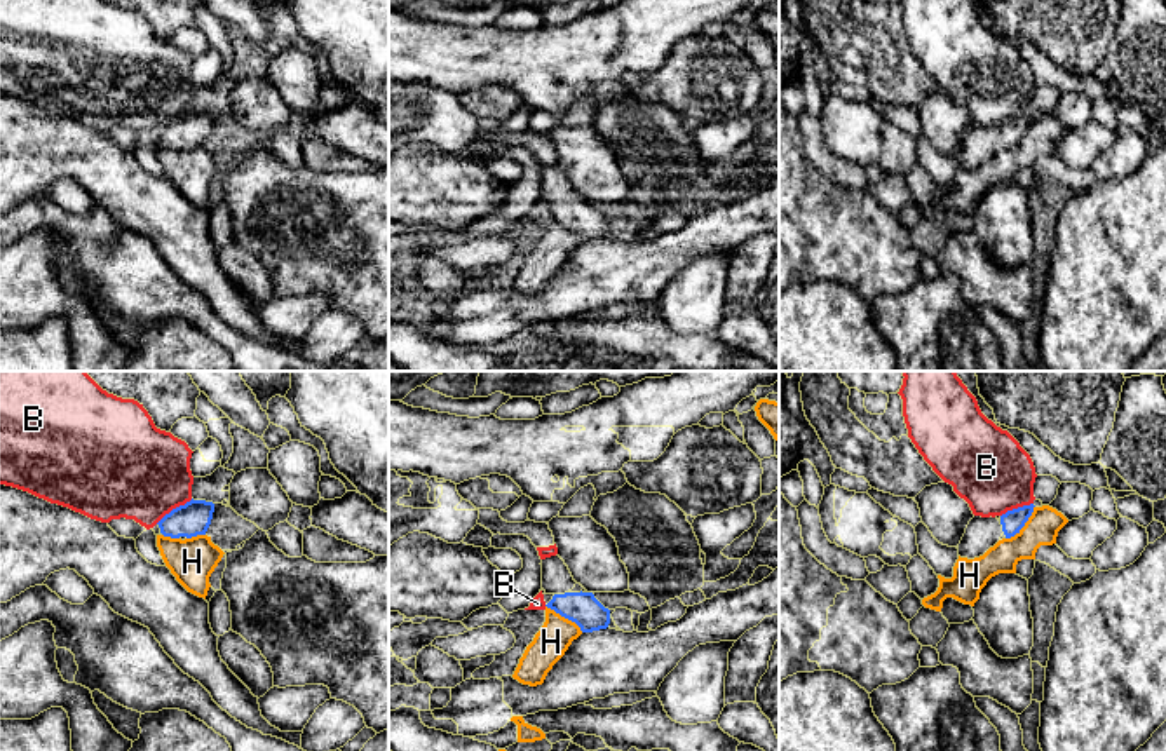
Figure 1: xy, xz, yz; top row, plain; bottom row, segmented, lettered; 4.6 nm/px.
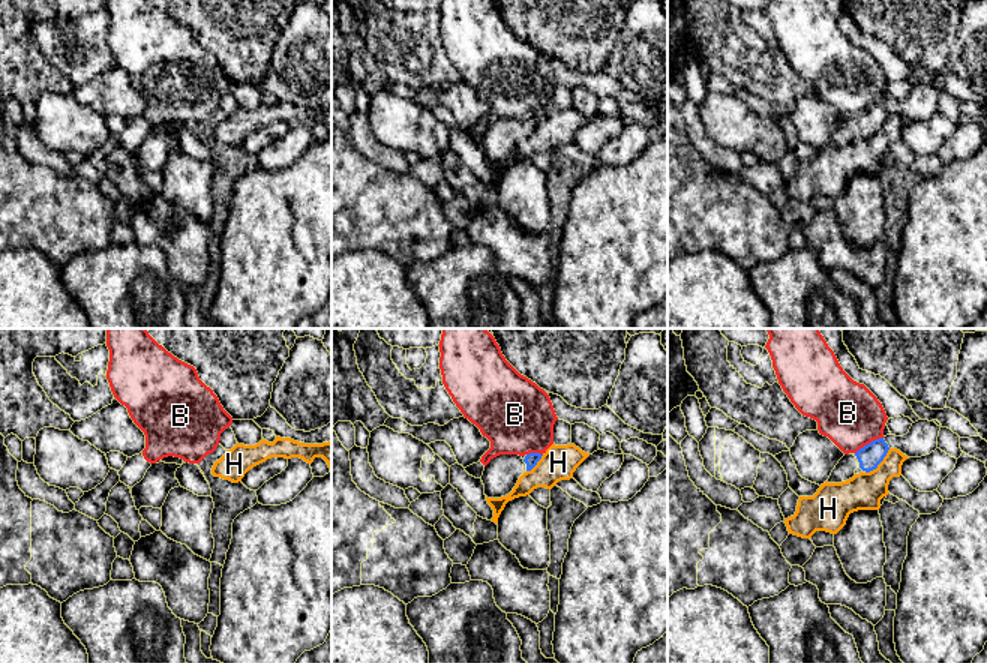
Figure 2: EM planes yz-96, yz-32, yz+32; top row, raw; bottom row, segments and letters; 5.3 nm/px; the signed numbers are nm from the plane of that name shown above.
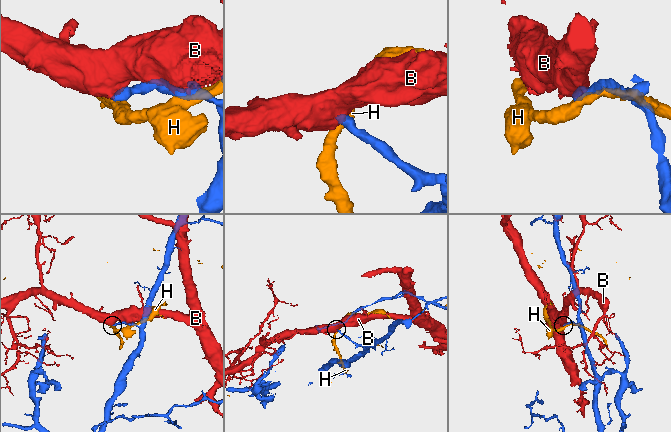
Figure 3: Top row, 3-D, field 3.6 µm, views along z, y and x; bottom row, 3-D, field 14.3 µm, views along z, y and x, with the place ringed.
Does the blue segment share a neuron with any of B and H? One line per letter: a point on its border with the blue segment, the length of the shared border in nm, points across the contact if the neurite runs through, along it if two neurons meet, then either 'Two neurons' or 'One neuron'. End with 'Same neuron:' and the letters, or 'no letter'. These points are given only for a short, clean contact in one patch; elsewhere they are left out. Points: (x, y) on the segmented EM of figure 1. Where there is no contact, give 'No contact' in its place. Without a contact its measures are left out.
B: Touches blue at xy (173, 509). Shared border 200 nm. Two neurons
H: Touches blue at yz (1023, 525). Shared border 200 nm. Boundary: yz (1034, 506), (1029, 520), (1006, 539). Two neurons
Same neuron: no letter

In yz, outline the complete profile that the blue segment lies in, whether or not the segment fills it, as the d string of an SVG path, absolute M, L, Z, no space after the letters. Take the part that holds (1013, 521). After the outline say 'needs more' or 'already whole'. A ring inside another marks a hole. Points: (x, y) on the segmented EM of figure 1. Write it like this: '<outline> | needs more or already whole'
M1030 504L1030 505L1007 511L999 519L992 516L990 518L974 516L969 521L966 533L957 547L959 556L967 559L980 558L990 547L993 547L1002 535L1006 538L1014 537L1016 533L1020 533L1020 530L1032 516L1034 507L1035 505Z | needs more

